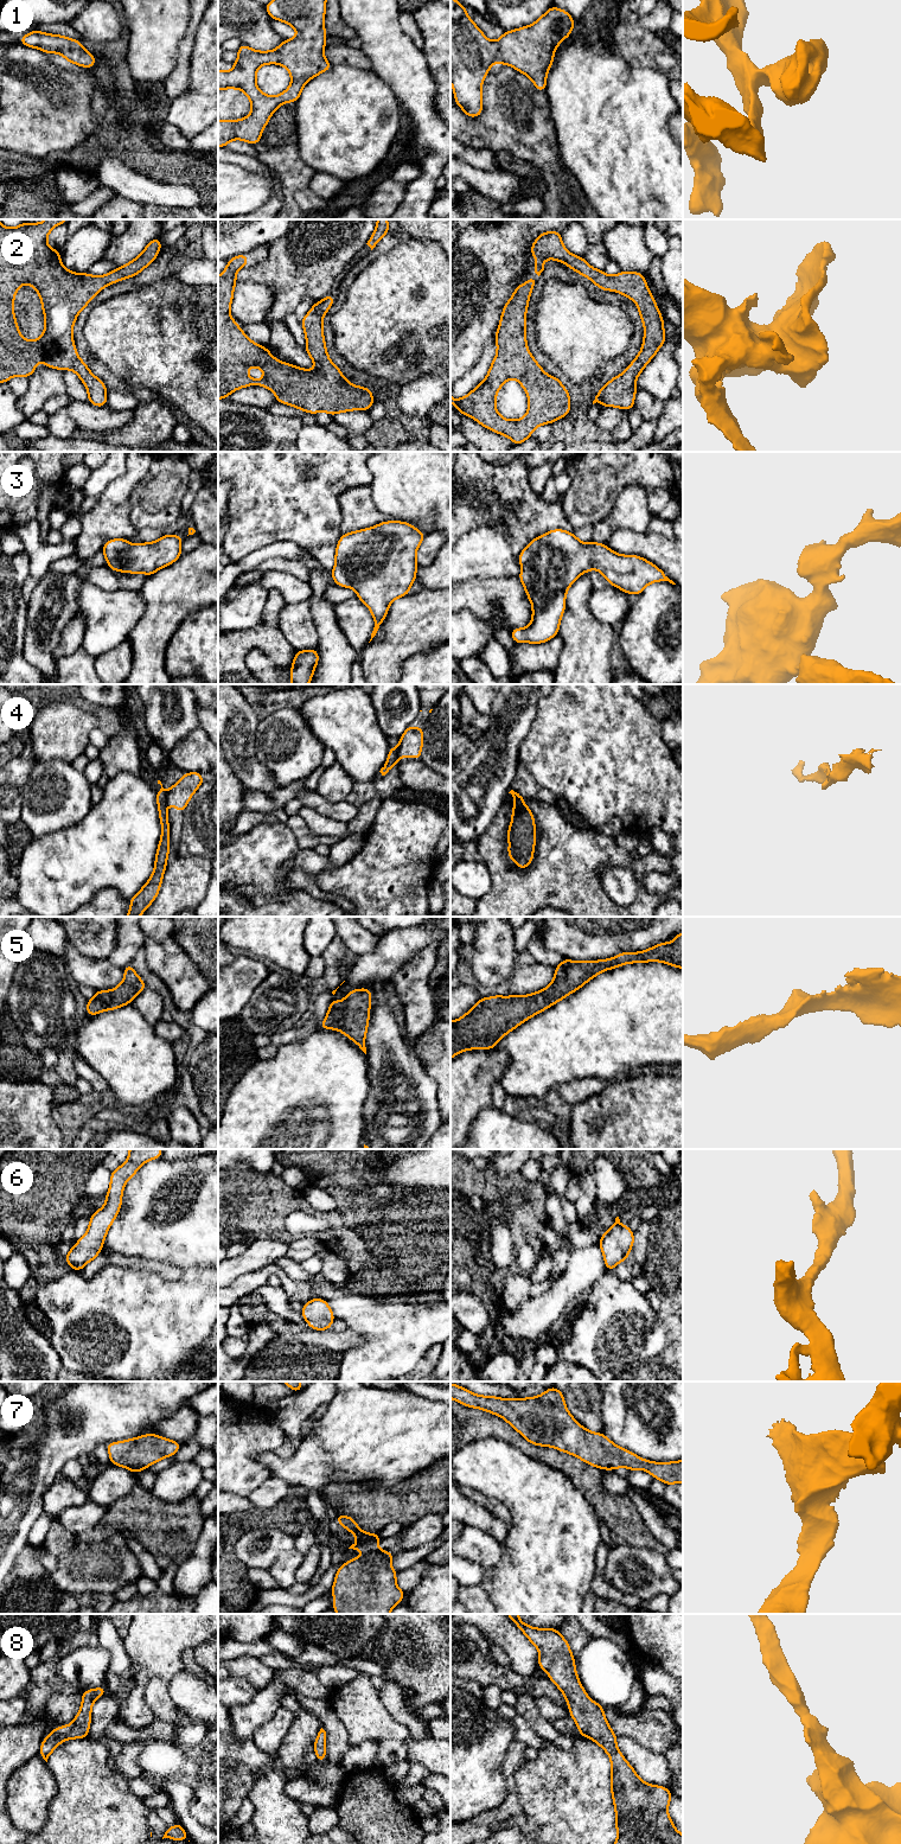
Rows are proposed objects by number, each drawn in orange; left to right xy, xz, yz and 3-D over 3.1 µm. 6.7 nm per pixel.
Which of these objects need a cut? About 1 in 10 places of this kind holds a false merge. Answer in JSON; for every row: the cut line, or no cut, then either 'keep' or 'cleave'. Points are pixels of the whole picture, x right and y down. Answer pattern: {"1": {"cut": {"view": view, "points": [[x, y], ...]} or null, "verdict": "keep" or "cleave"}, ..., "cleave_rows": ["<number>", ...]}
{"1": {"cut": null, "verdict": "keep"}, "2": {"cut": null, "verdict": "keep"}, "3": {"cut": null, "verdict": "keep"}, "4": {"cut": {"view": "xy", "points": [[167, 792], [166, 802]]}, "verdict": "cleave"}, "5": {"cut": null, "verdict": "keep"}, "6": {"cut": null, "verdict": "keep"}, "7": {"cut": null, "verdict": "keep"}, "8": {"cut": null, "verdict": "keep"}, "cleave_rows": ["4"]}

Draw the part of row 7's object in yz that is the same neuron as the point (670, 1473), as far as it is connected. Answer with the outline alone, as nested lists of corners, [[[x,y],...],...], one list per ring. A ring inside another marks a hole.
[[[450,1383],[450,1398],[458,1403],[480,1410],[485,1410],[504,1418],[526,1441],[535,1446],[554,1447],[581,1459],[583,1462],[599,1467],[602,1470],[615,1470],[626,1467],[628,1470],[641,1469],[648,1472],[654,1479],[665,1485],[683,1482],[683,1460],[675,1462],[652,1462],[637,1456],[634,1453],[618,1447],[602,1433],[592,1433],[570,1415],[565,1406],[563,1392],[555,1386],[549,1387],[537,1397],[504,1399],[494,1396],[479,1396],[472,1391]]]

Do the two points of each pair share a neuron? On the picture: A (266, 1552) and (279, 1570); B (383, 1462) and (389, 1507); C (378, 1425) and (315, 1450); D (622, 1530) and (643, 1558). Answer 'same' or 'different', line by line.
A: different
B: different
C: same
D: different

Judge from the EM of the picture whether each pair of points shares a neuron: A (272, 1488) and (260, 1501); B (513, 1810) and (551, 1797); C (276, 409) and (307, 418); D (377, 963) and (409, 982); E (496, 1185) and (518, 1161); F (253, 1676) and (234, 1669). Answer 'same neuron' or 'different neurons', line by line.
A: same neuron
B: different neurons
C: same neuron
D: different neurons
E: different neurons
F: same neuron

